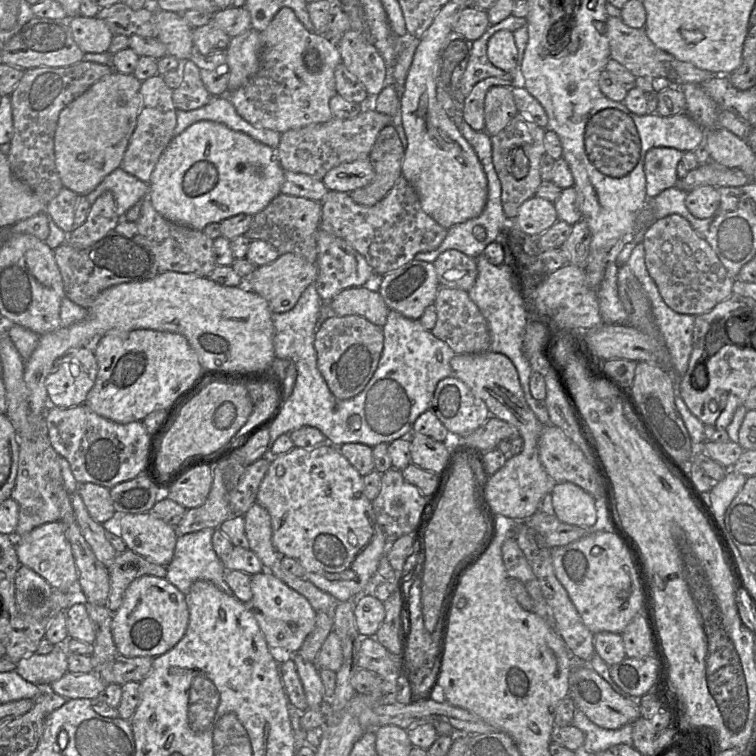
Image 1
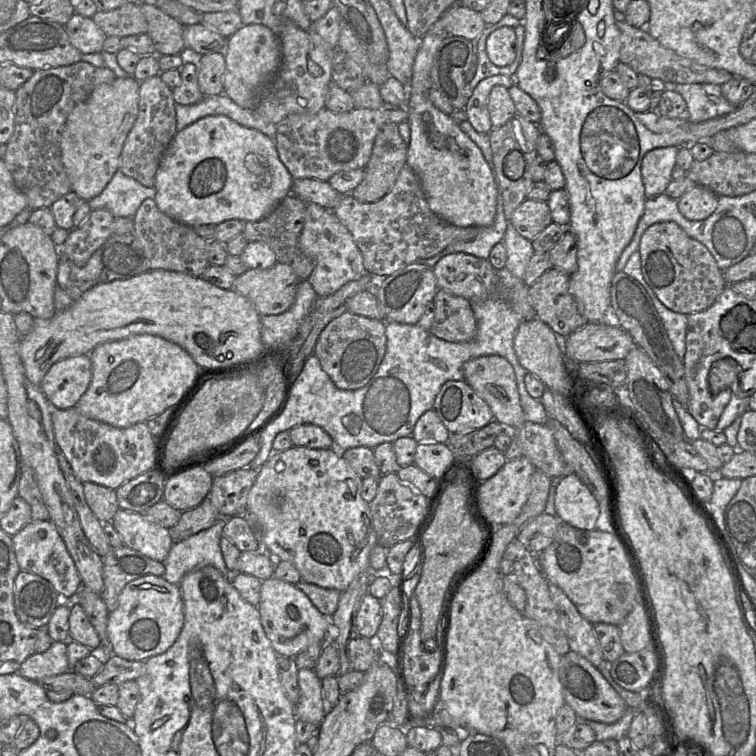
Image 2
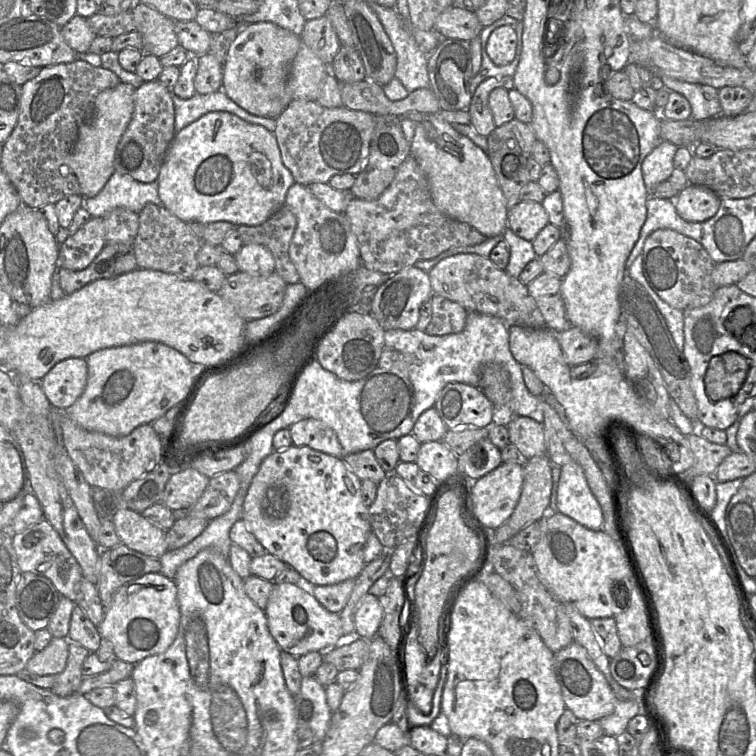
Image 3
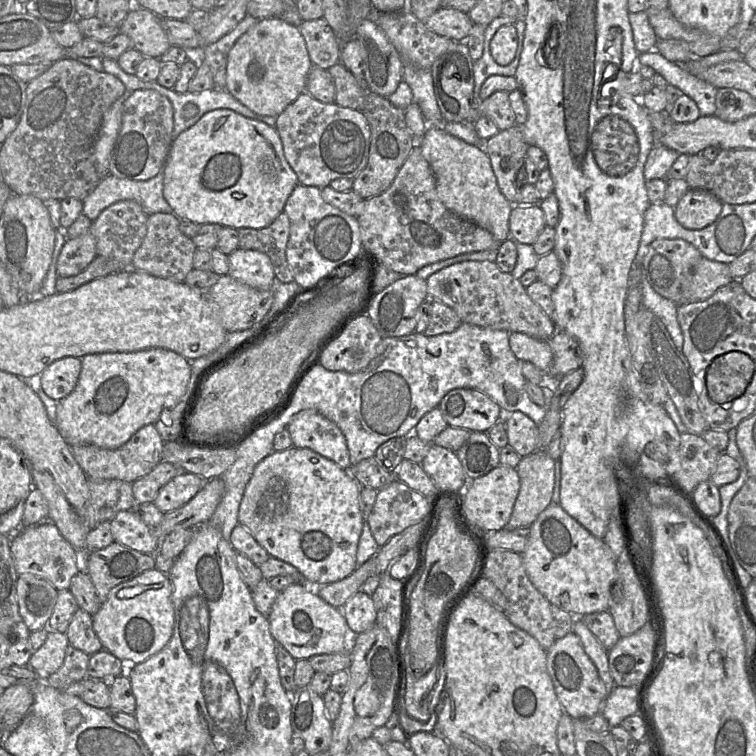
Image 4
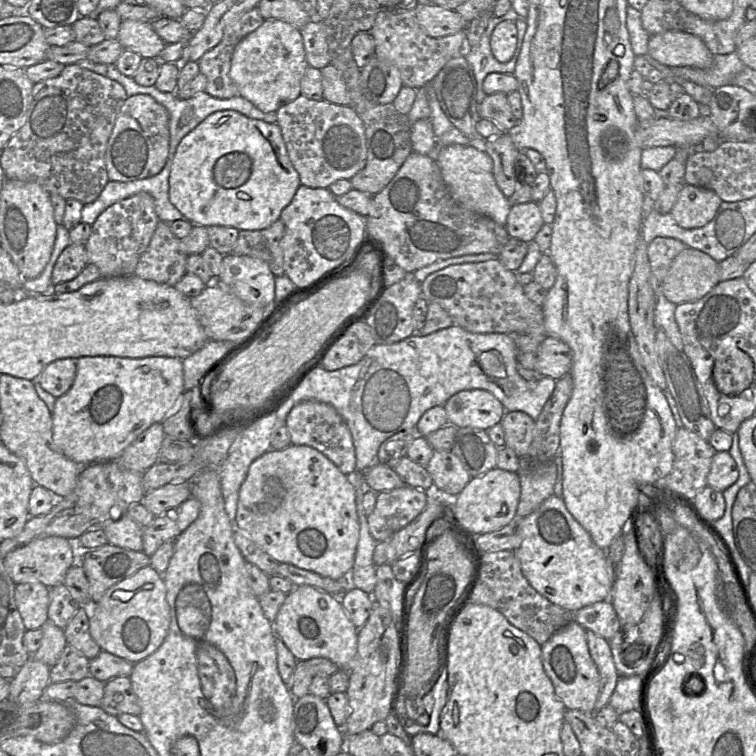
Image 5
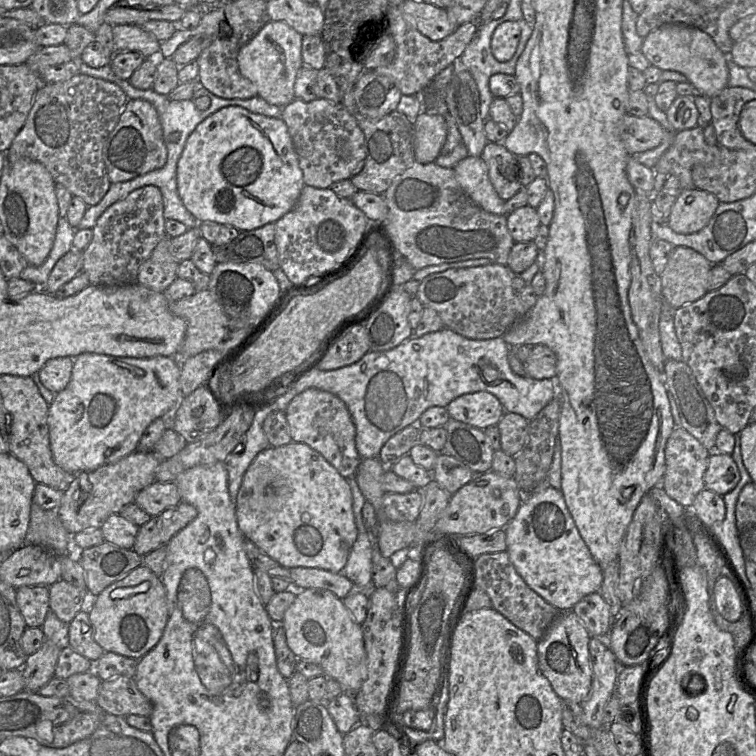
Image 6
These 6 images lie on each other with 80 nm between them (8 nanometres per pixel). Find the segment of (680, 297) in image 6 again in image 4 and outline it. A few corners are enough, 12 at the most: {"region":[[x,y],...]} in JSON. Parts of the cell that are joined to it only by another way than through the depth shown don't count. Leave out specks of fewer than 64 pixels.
{"region":[[702,257],[682,300],[703,301],[733,280],[728,264]]}

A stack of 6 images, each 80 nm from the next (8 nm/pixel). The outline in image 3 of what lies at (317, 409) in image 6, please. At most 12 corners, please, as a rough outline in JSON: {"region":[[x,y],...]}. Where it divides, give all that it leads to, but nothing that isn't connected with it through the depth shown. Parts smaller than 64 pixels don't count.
{"region":[[303,419],[288,429],[295,446],[346,456],[334,430]]}

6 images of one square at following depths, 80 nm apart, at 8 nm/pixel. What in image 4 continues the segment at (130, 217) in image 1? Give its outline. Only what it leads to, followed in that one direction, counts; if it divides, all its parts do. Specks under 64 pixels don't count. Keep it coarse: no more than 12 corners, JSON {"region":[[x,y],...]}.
{"region":[[163,167],[145,181],[105,176],[83,200],[91,221],[134,200],[149,216],[173,213],[163,196]]}

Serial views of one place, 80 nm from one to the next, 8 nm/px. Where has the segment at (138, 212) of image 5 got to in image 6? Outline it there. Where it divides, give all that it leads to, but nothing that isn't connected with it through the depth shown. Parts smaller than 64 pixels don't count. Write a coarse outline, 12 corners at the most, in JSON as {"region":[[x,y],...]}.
{"region":[[147,185],[110,205],[83,253],[90,284],[137,282],[166,235]]}

